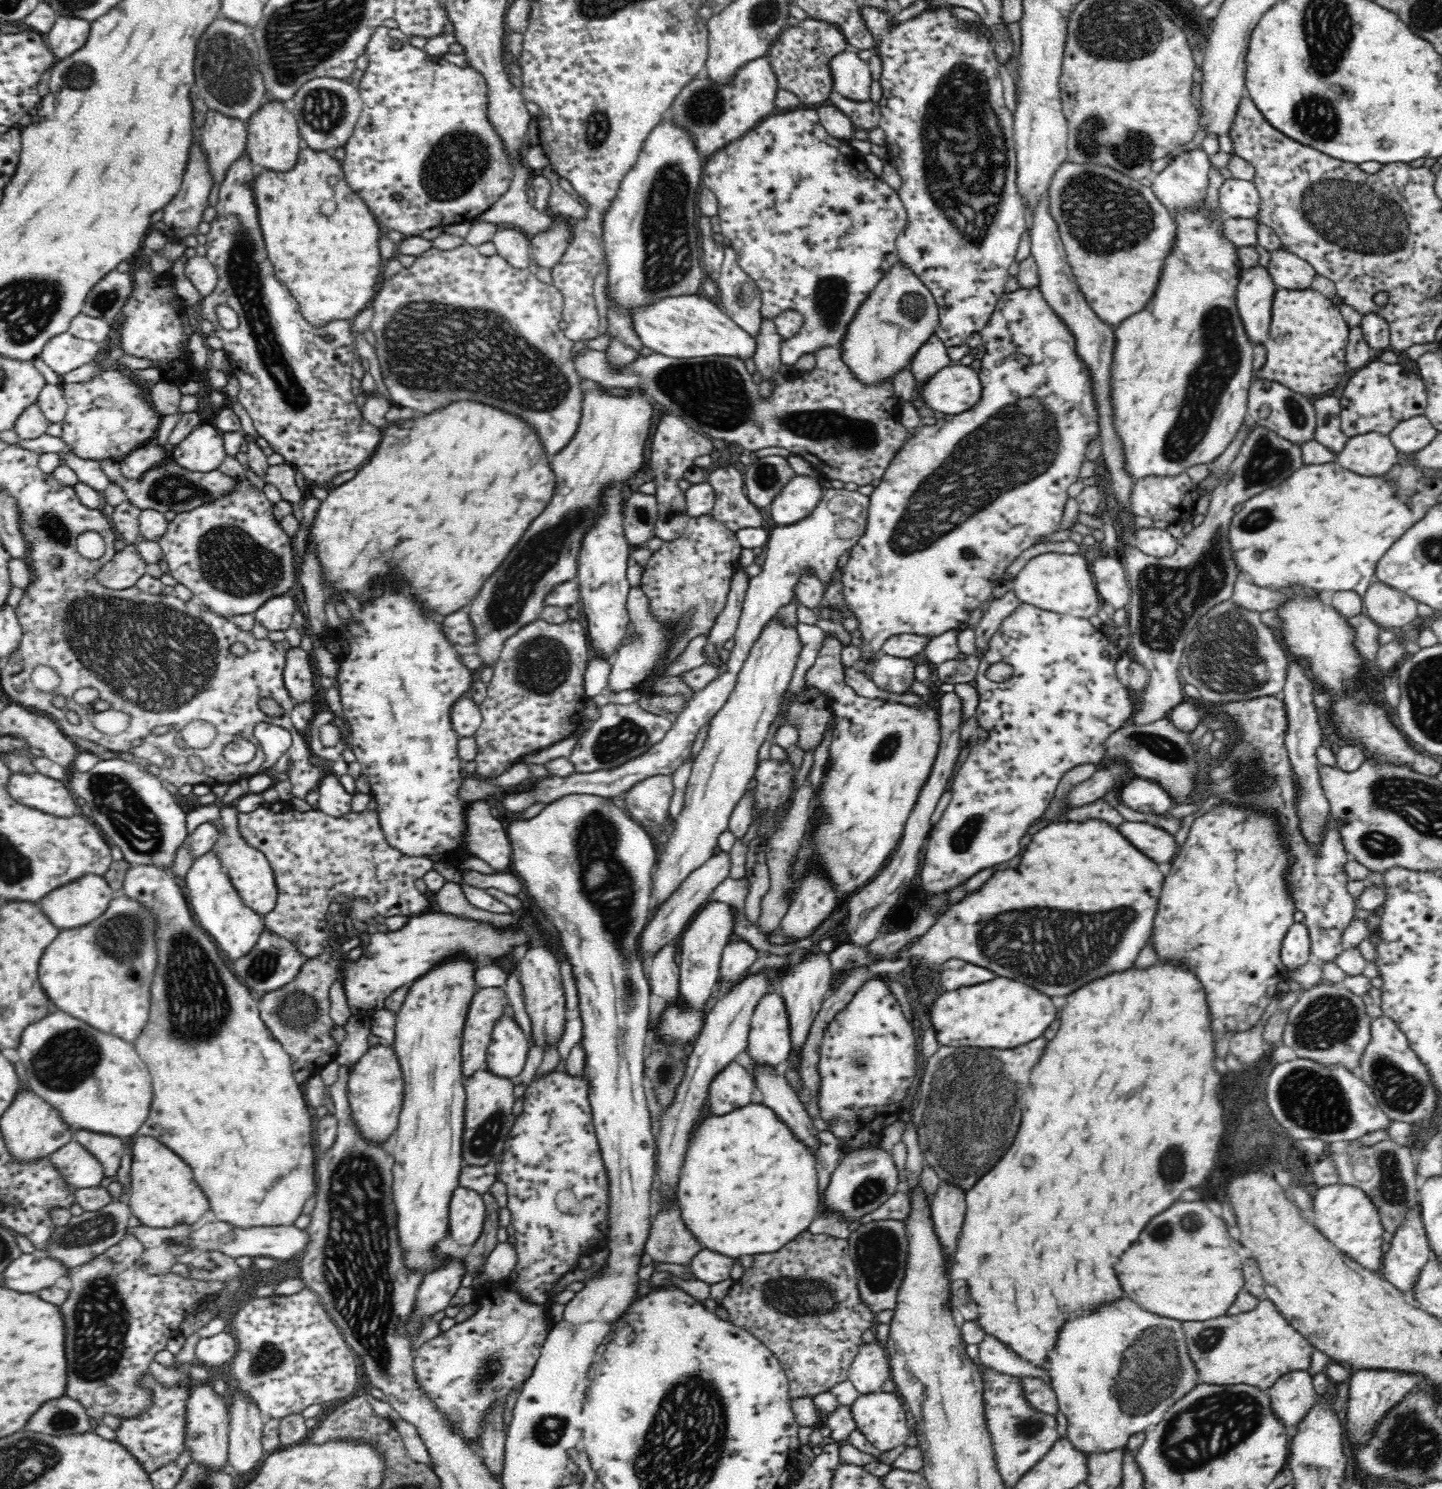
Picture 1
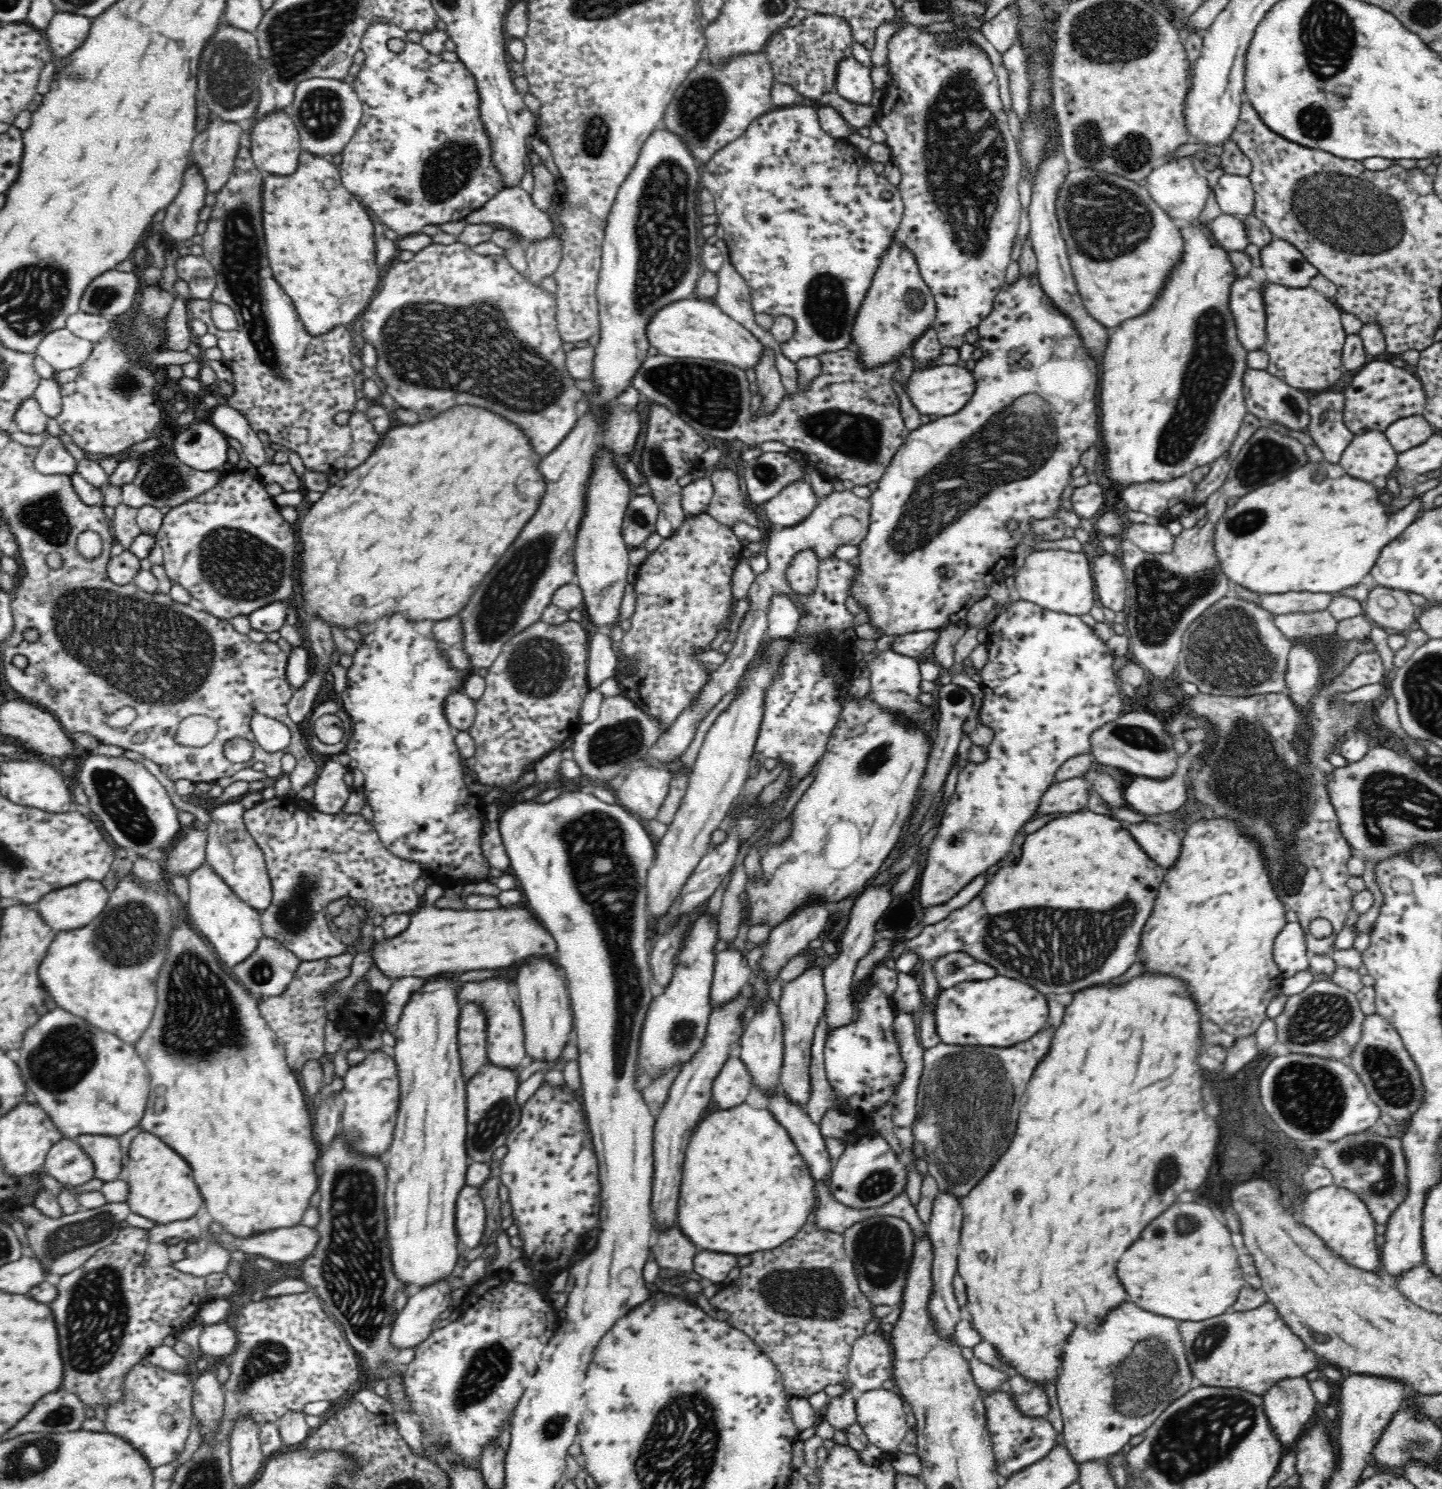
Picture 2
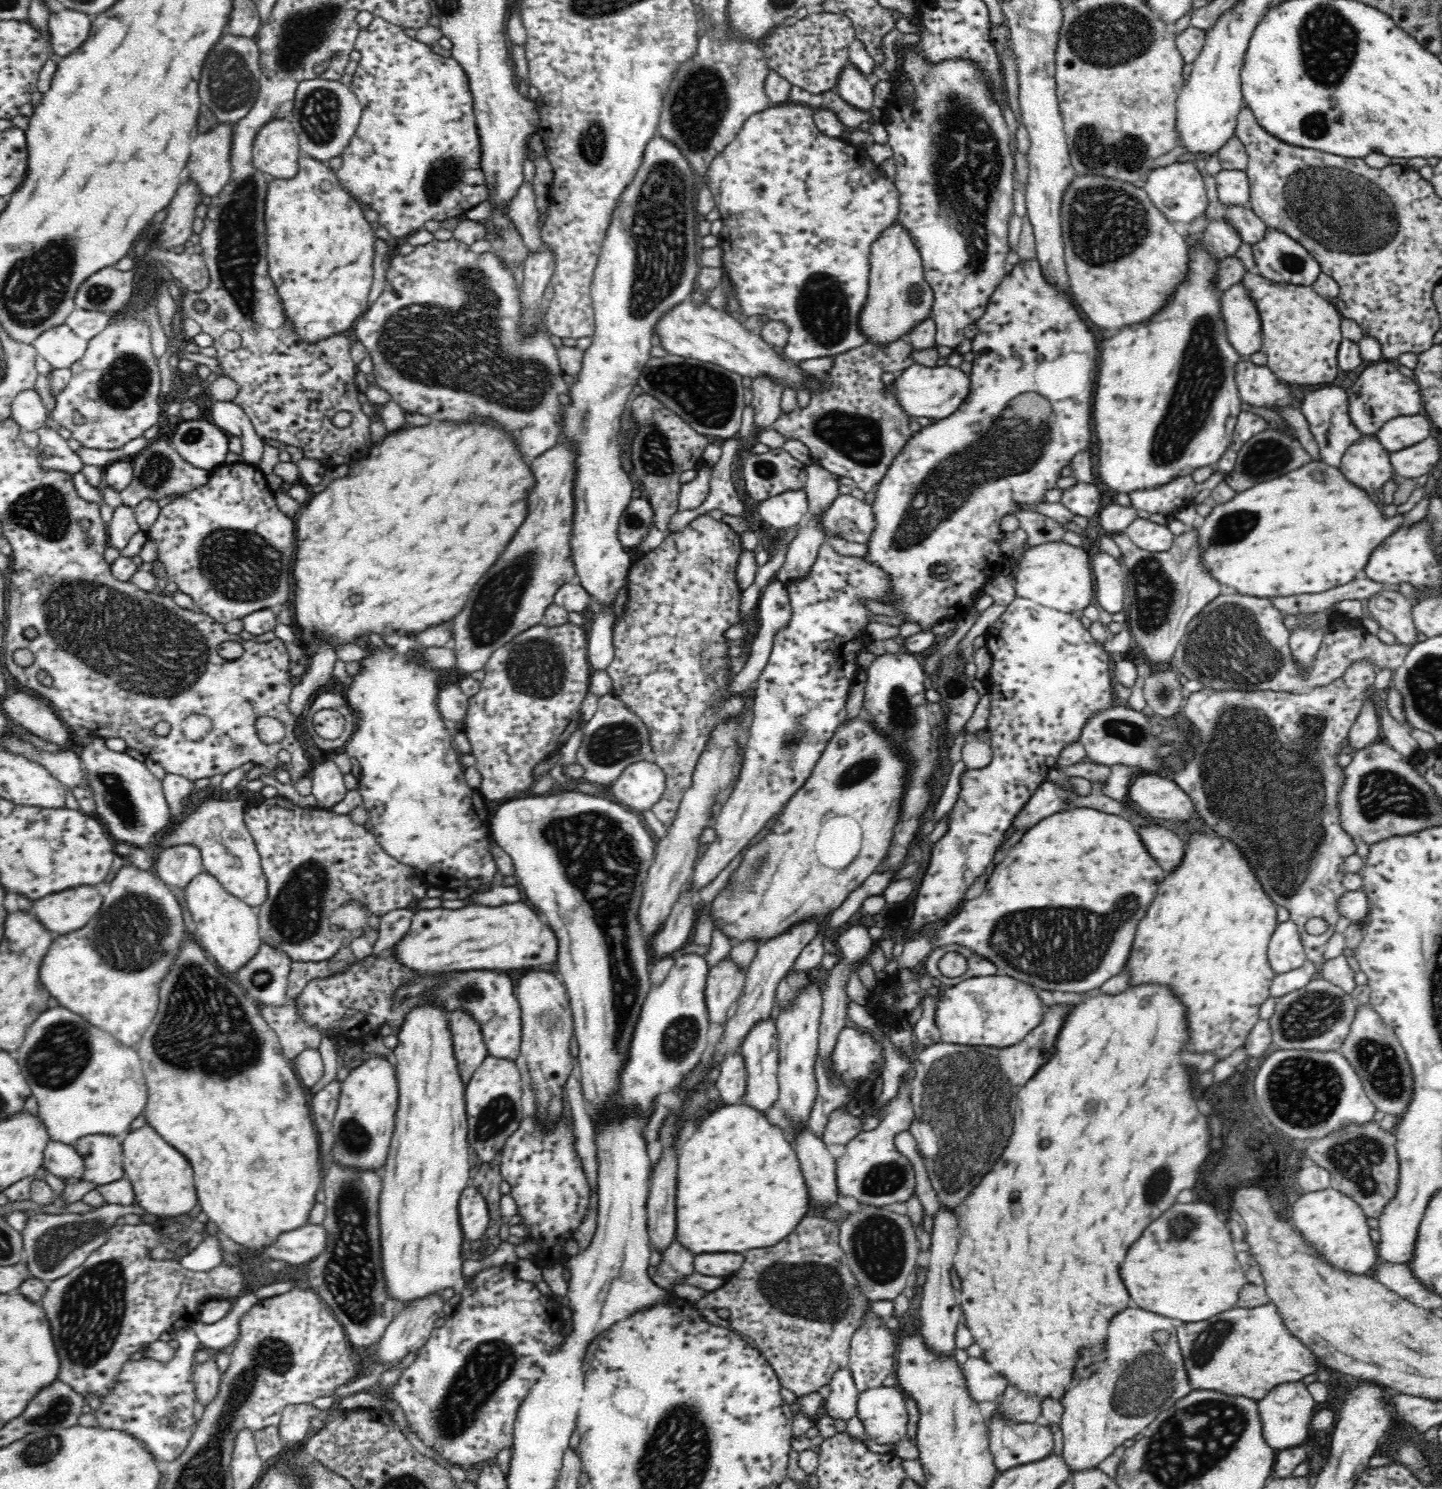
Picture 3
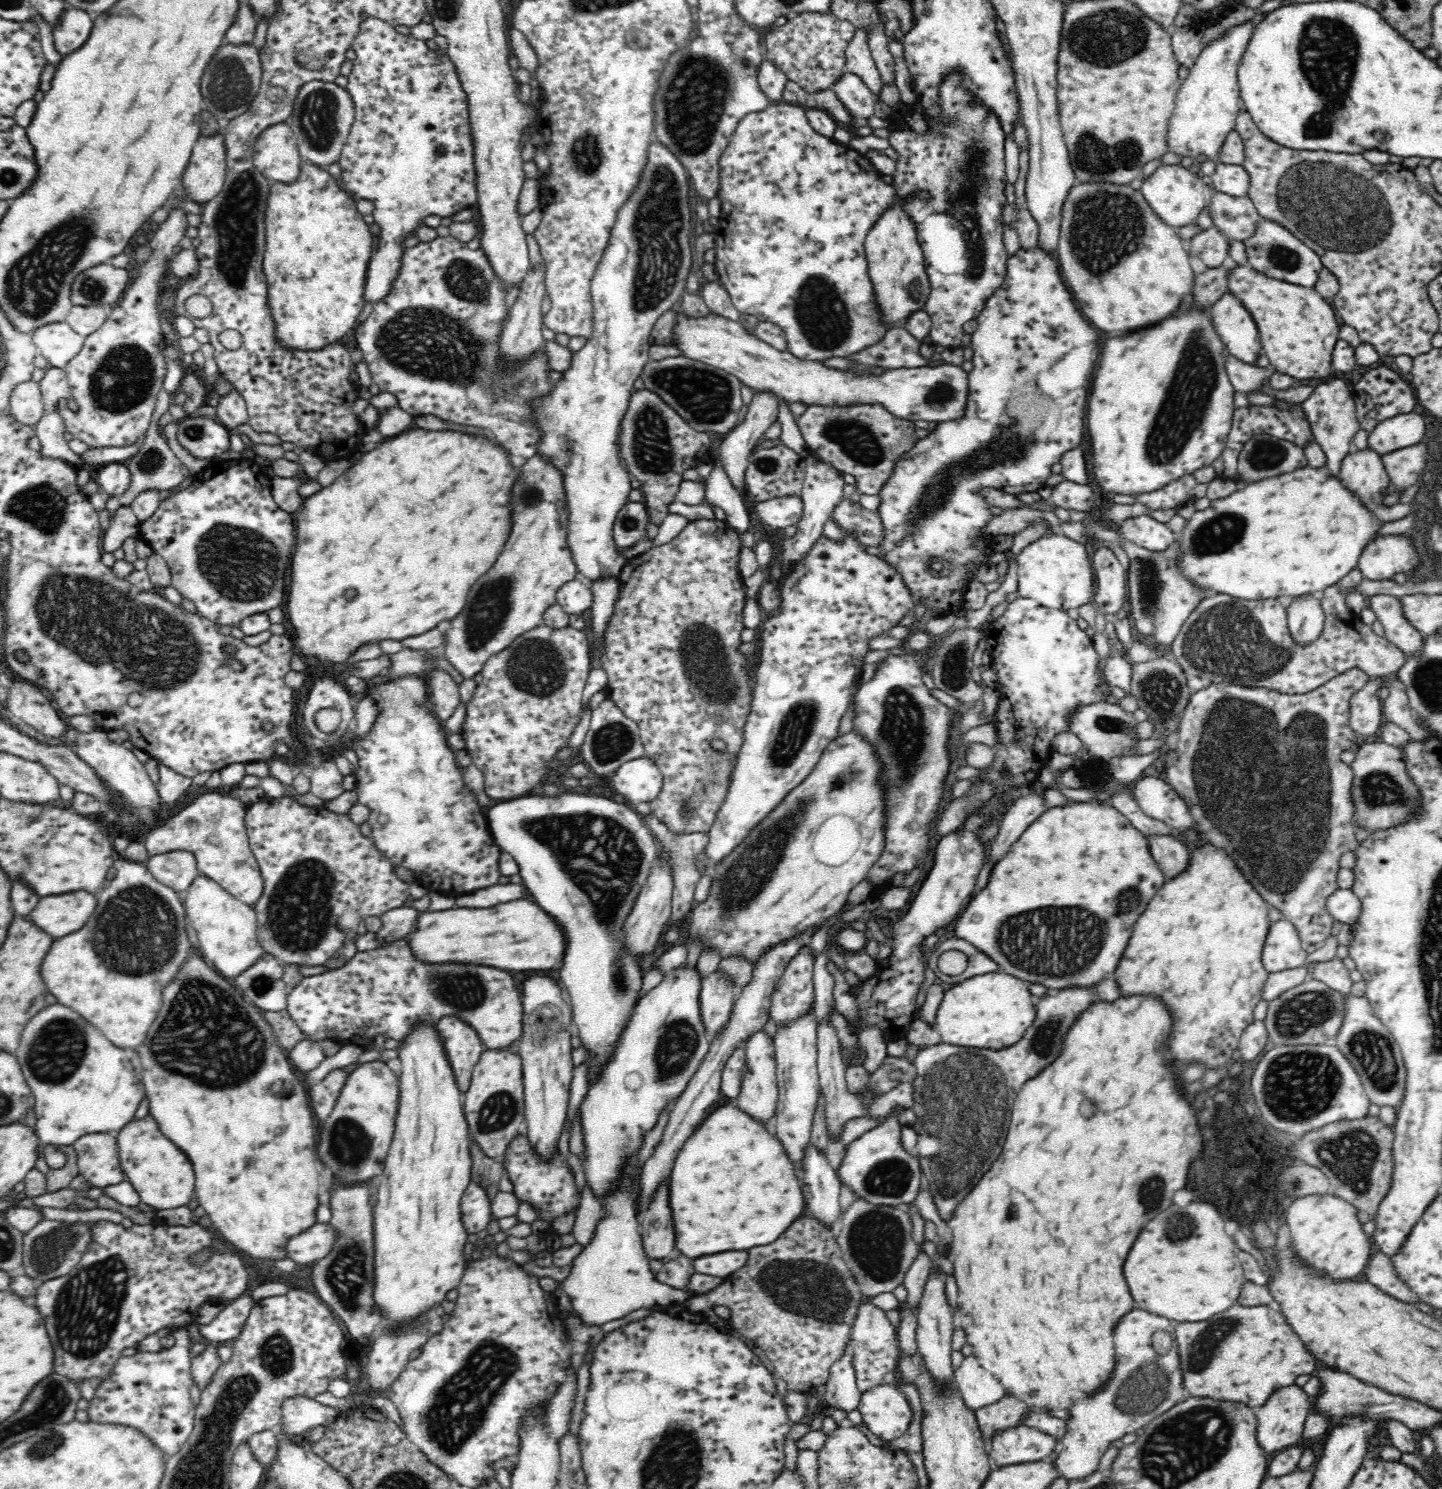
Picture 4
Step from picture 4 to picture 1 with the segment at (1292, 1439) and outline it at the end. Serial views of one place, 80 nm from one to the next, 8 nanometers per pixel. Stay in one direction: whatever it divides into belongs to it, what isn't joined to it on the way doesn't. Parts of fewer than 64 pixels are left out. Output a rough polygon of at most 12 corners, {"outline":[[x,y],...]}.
{"outline":[[1309,1369],[1286,1372],[1266,1391],[1290,1430],[1317,1394]]}

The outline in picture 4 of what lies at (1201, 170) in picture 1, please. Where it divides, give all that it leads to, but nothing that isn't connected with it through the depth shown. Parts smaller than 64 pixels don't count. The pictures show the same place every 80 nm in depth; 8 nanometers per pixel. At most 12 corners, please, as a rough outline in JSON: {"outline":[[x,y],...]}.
{"outline":[[1160,166],[1143,180],[1150,208],[1174,228],[1206,206],[1196,168]]}

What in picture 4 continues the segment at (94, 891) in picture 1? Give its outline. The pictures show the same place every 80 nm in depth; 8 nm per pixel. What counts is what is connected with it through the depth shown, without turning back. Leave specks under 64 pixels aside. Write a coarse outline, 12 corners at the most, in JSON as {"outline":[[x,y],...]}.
{"outline":[[86,890],[42,897],[31,921],[58,939],[96,908]]}

